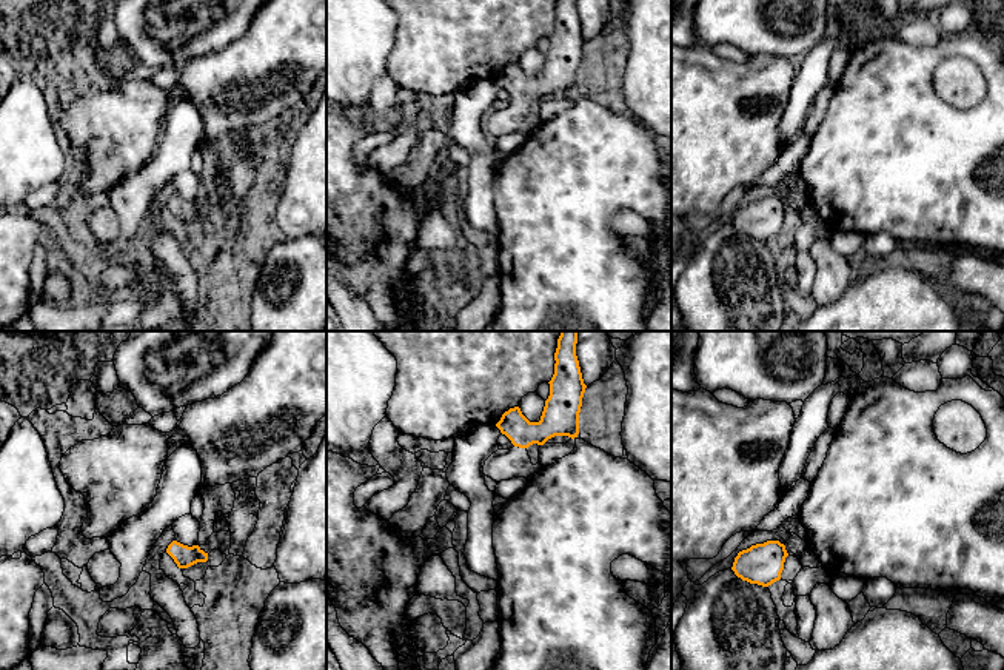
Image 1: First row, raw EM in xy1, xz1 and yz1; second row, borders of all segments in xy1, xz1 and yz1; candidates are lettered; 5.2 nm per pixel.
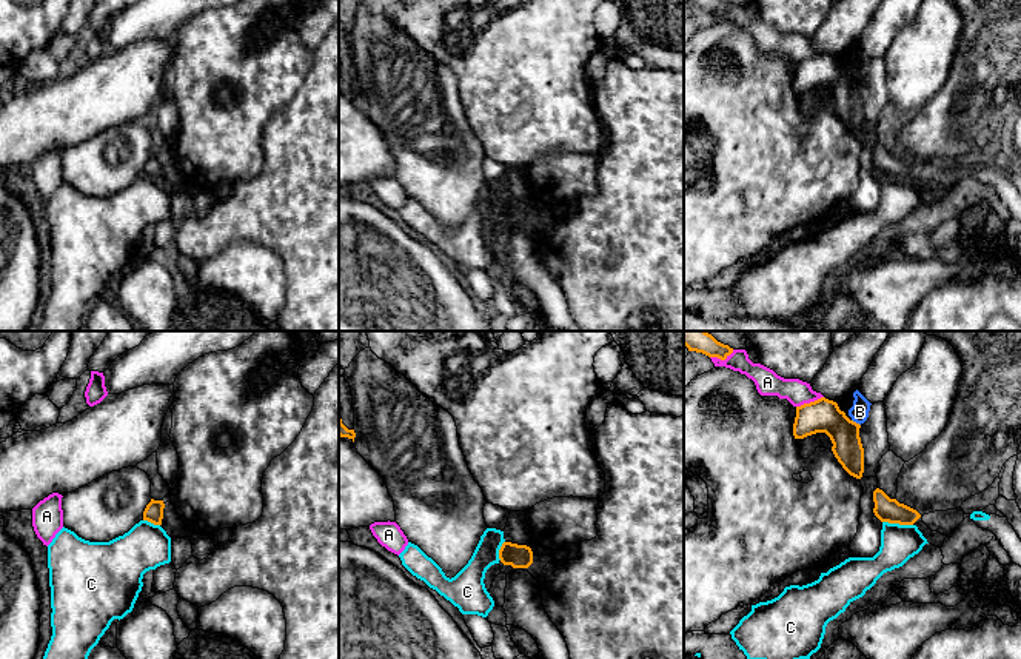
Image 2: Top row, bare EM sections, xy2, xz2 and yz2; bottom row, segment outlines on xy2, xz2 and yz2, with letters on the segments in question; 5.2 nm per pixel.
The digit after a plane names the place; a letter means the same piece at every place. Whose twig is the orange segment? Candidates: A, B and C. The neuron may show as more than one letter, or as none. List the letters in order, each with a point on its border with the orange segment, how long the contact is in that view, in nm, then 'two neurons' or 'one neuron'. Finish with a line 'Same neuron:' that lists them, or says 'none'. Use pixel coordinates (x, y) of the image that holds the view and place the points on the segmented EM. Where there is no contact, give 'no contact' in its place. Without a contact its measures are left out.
A: meets orange in yz2 at (810, 402); contact 160 nm long; two neurons
B: meets orange in yz2 at (855, 422); contact 60 nm long; two neurons
C: meets orange in yz2 at (898, 522); contact 160 nm long; two neurons
Same neuron: none

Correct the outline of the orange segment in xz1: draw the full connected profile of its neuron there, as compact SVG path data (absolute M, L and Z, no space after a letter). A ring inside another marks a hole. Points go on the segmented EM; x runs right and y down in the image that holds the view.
M561 331L554 353L554 374L550 384L550 396L539 422L530 422L519 407L510 408L496 424L514 445L510 450L497 450L484 465L484 474L496 482L513 477L530 481L542 465L531 464L527 448L533 444L544 445L554 436L579 434L579 413L587 385L584 384L576 356L577 331Z

